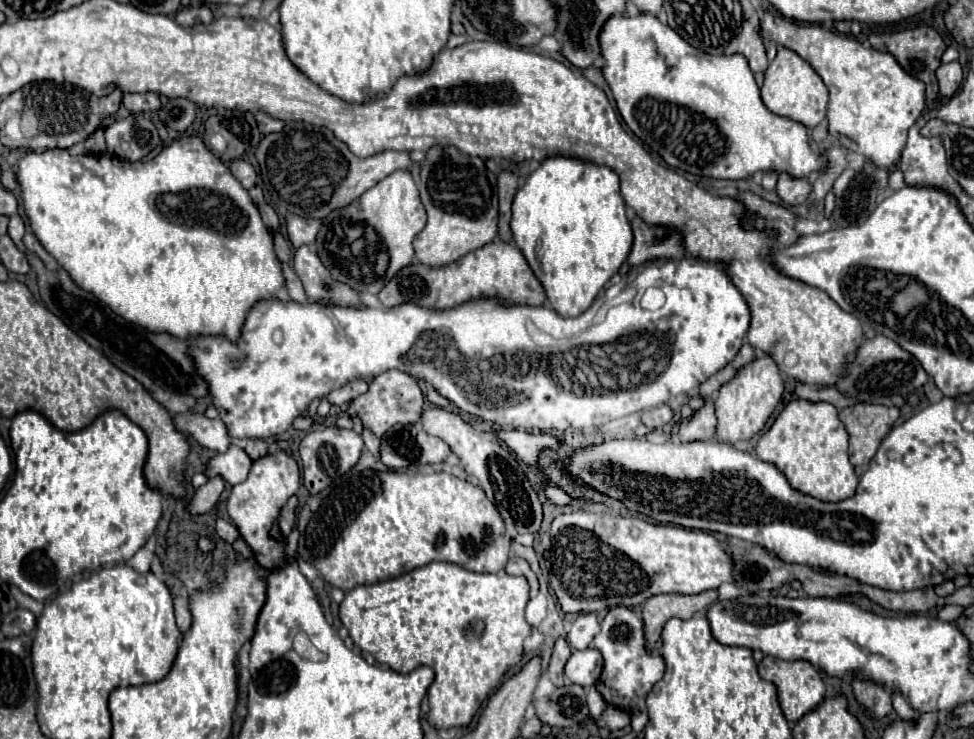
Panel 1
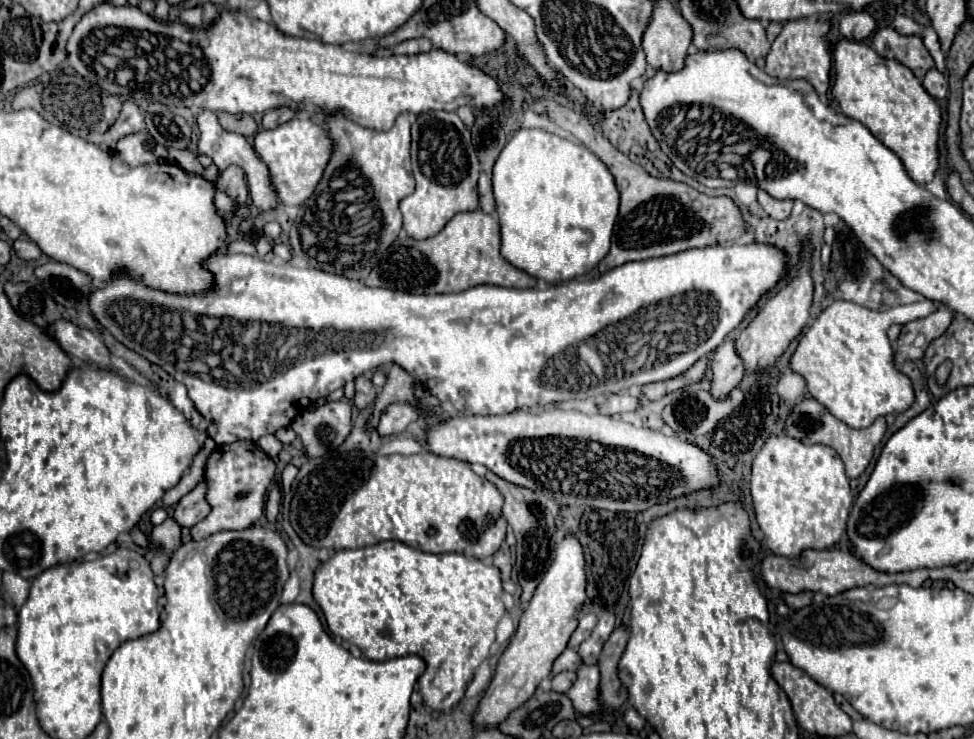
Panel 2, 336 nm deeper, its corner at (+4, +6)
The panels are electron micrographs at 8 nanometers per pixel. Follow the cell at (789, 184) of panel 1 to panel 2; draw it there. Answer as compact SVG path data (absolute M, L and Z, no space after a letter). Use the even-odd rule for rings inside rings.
M758 190L758 202L760 202L762 210L774 220L784 220L792 212L792 200L776 200L764 190Z

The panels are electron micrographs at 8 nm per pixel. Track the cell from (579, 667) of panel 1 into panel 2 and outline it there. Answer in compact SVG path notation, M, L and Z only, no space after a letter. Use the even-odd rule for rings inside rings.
M566 648L554 662L552 666L552 674L560 674L564 670L572 670L576 672L582 666L582 658L578 656L578 652L574 648Z

